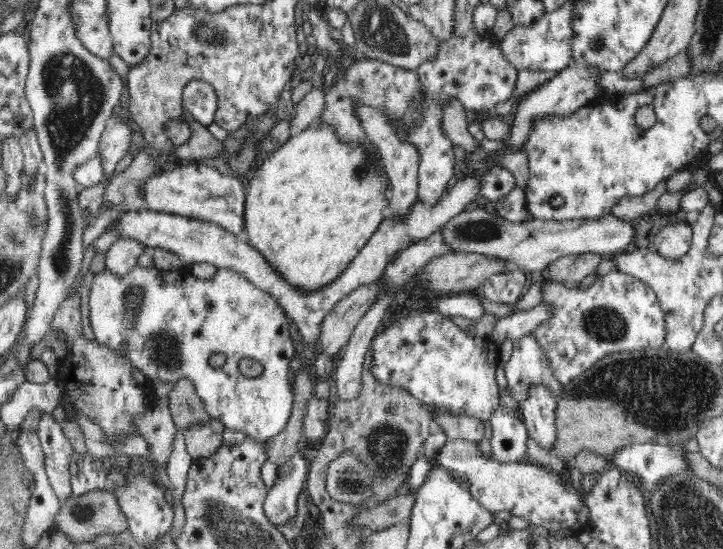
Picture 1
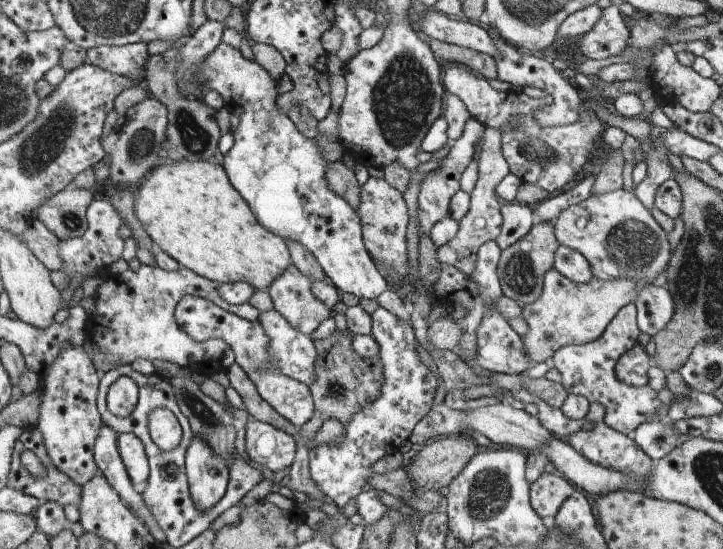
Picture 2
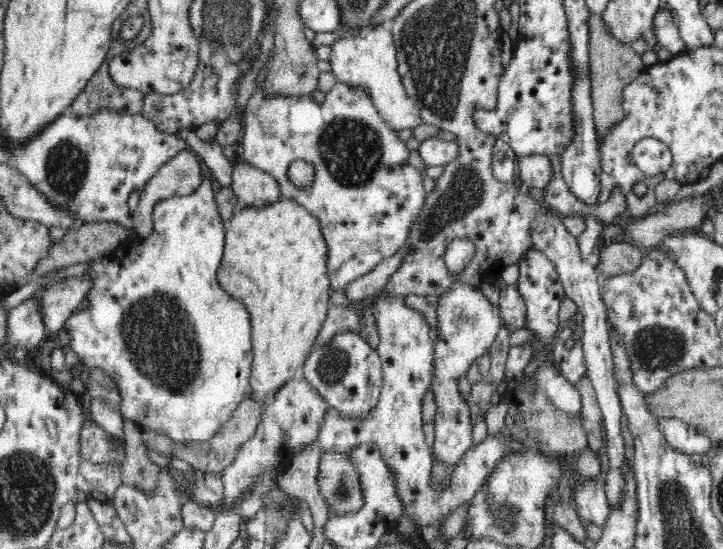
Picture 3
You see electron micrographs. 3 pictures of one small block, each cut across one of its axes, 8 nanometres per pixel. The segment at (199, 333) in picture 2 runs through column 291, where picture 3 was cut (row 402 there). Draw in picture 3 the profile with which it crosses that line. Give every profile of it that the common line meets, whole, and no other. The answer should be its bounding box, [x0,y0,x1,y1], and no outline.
[317,296,506,528]

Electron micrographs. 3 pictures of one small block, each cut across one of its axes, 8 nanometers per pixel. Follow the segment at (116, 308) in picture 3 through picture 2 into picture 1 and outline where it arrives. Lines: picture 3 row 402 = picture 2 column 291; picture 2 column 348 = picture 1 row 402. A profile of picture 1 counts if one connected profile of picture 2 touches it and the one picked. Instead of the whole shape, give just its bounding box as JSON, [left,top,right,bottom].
[89,265,296,444]

